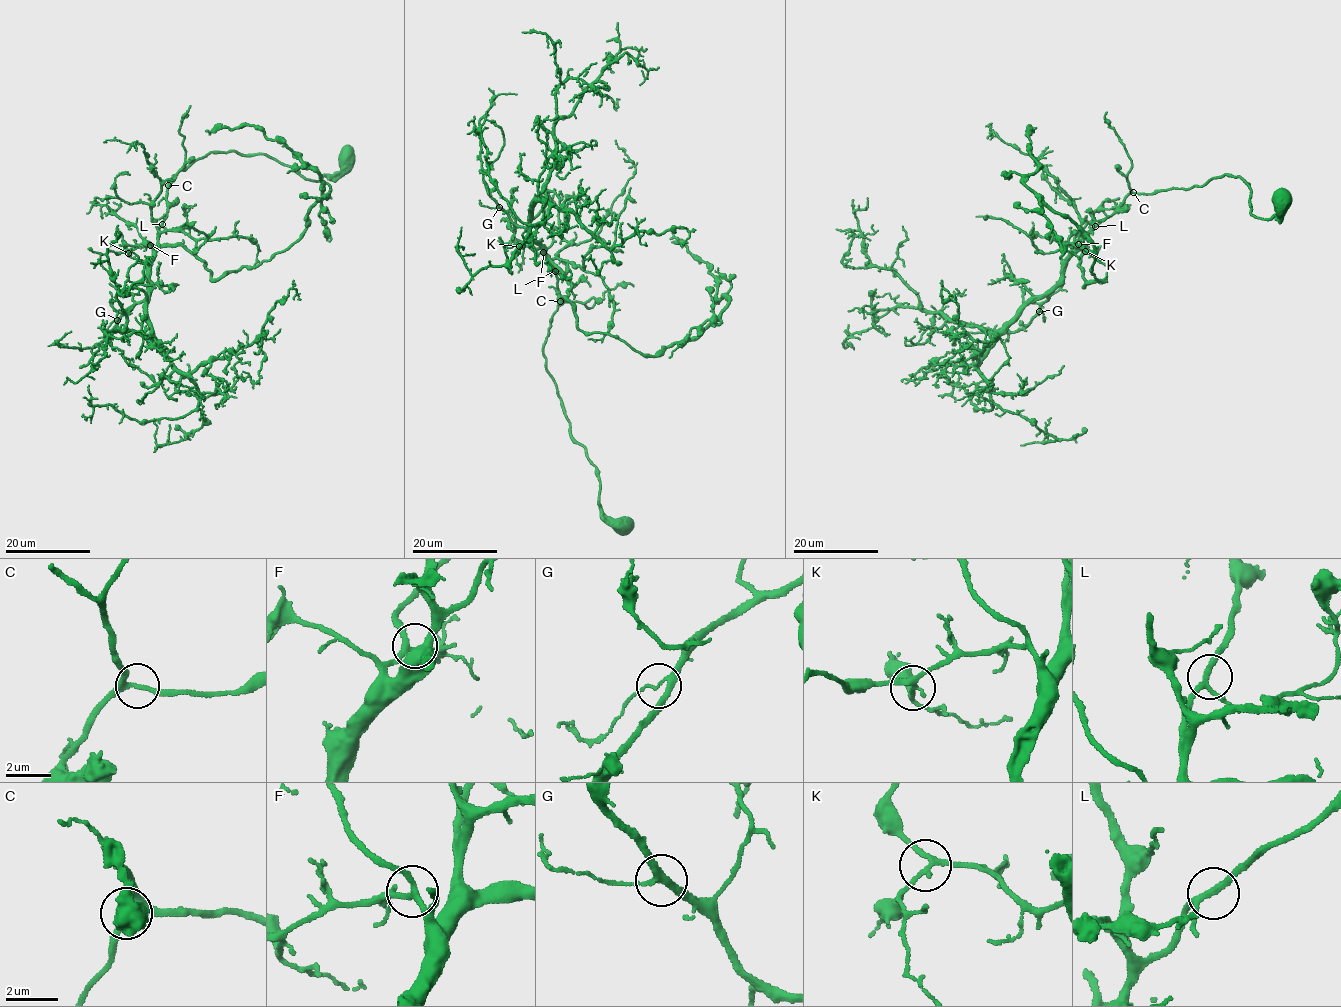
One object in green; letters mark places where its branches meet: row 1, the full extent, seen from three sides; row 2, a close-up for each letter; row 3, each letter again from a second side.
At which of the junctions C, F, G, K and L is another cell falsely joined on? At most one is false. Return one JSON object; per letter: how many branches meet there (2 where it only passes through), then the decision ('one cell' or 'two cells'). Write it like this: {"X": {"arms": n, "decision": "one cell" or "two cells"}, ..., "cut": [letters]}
{"C": {"arms": 3, "decision": "one cell"}, "F": {"arms": 3, "decision": "one cell"}, "G": {"arms": 3, "decision": "one cell"}, "K": {"arms": 3, "decision": "one cell"}, "L": {"arms": 3, "decision": "one cell"}, "cut": []}

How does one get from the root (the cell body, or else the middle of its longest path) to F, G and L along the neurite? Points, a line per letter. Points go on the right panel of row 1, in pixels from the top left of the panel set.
F: (1282, 200), (1278, 215), (1255, 217), (1248, 183), (1224, 175), (1186, 189), (1131, 193), (1078, 244)
G: (1282, 200), (1278, 215), (1255, 217), (1248, 183), (1224, 175), (1186, 189), (1131, 193), (1090, 229), (1039, 311)
L: (1282, 200), (1278, 215), (1255, 217), (1250, 211), (1248, 183), (1224, 175), (1186, 189), (1131, 193), (1095, 226)

